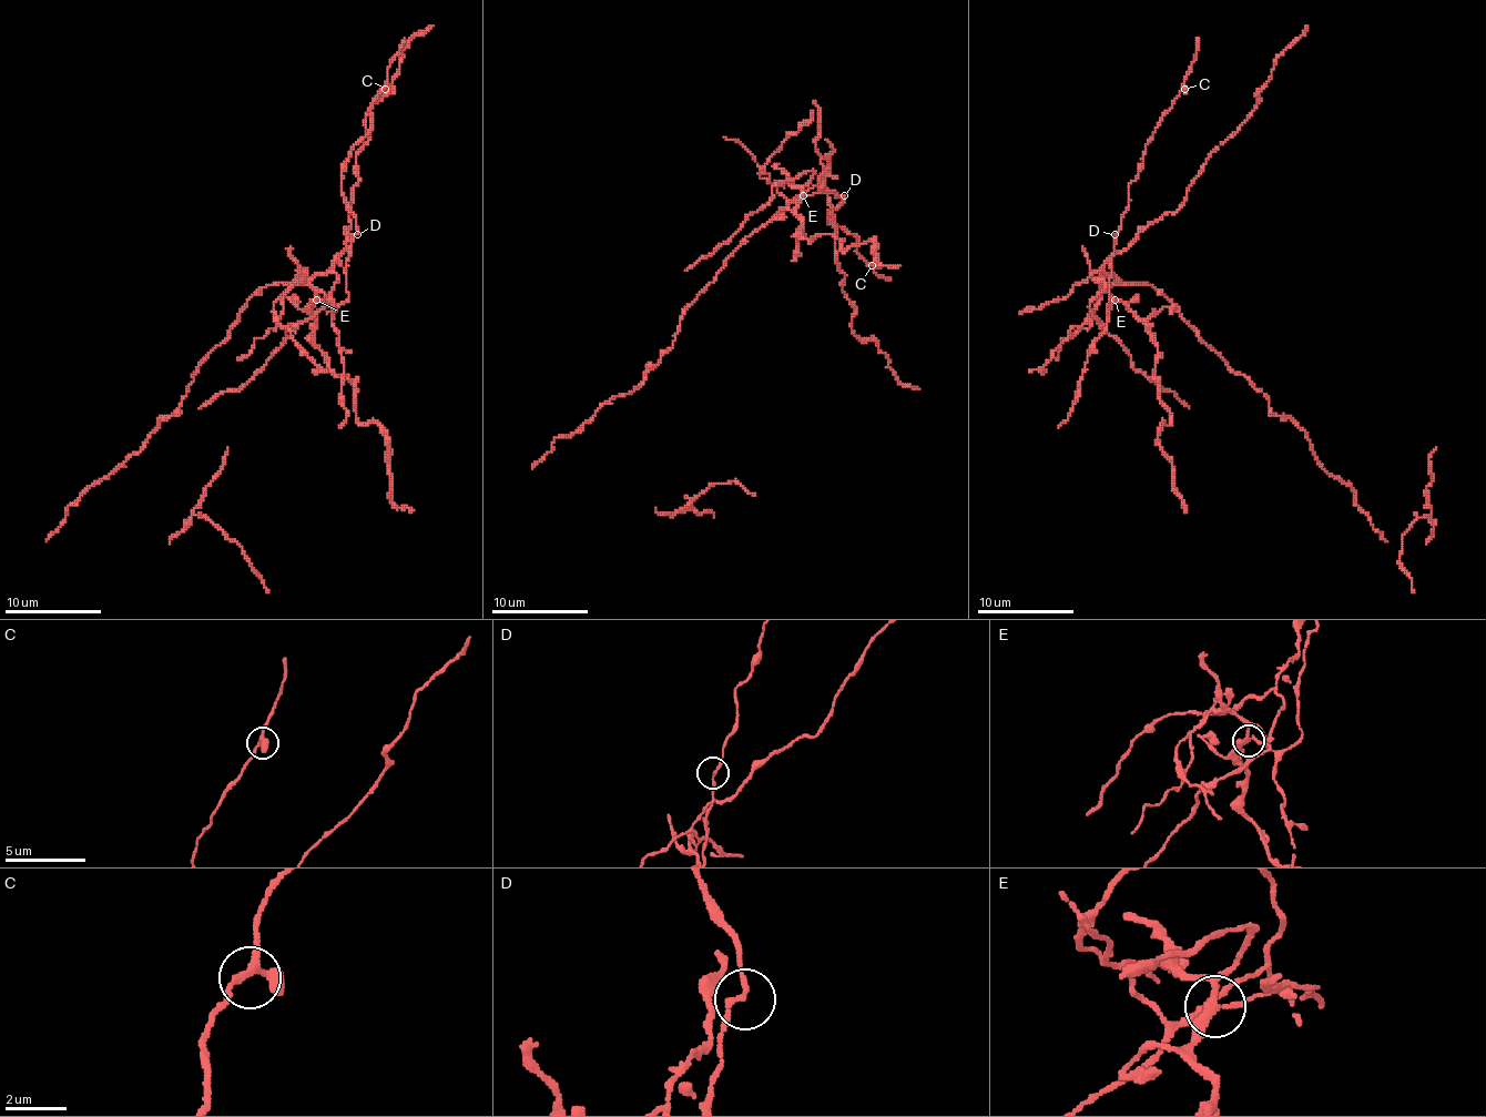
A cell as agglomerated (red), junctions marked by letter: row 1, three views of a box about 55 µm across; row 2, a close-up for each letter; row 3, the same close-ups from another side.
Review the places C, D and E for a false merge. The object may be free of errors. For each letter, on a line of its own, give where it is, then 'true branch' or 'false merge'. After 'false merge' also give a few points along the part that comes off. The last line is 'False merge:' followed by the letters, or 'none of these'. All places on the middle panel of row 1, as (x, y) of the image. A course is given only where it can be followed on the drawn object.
C: place (872, 265); true branch
D: place (844, 195); true branch
E: place (803, 195); false merge
False merge: E

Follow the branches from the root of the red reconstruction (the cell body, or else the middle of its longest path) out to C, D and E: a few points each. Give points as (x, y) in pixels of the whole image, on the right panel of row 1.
C: (1201, 338), (1154, 287), (1123, 285), (1105, 271), (1107, 263), (1111, 267), (1113, 236), (1146, 144), (1184, 89)
D: (1201, 338), (1154, 287), (1143, 282), (1123, 285), (1105, 271), (1107, 263), (1111, 267), (1113, 234)
E: (1201, 338), (1150, 285), (1133, 282), (1105, 287), (1101, 282), (1113, 300)

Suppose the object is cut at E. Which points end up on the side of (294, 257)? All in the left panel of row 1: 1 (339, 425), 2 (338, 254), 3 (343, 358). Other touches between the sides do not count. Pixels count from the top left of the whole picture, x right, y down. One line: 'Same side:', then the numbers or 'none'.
Same side: 2

